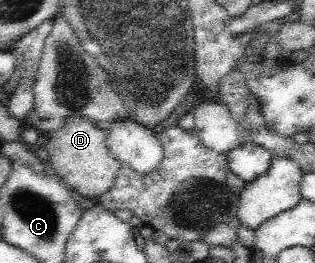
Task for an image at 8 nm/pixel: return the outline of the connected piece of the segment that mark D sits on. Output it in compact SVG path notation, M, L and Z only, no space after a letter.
M64 118L60 129L51 132L51 138L47 141L44 150L41 152L51 172L55 173L74 192L78 192L84 197L97 200L101 195L110 191L119 169L122 164L112 157L108 146L106 146L106 131L100 129L86 118Z

